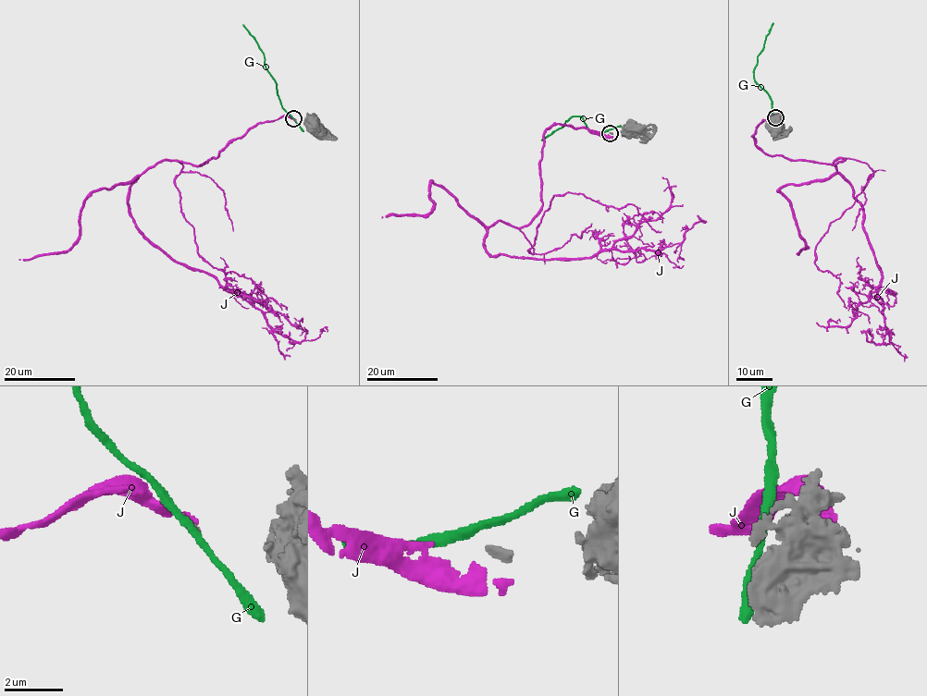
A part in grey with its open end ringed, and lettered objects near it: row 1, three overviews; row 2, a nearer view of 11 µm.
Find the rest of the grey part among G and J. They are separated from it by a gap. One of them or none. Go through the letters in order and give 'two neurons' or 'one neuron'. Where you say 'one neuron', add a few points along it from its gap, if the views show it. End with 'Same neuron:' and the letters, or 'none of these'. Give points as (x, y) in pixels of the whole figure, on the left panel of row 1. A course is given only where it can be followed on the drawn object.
G: two neurons
J: one neuron | via (293, 118), (257, 122), (200, 164), (162, 160), (128, 204), (151, 241), (275, 330), (301, 342), (327, 332)
Same neuron: J

